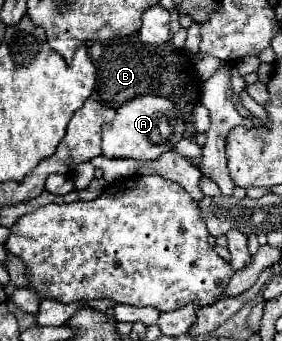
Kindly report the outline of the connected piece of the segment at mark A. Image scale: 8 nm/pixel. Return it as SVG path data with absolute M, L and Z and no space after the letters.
M139 96L117 108L117 116L103 126L103 156L155 160L183 138L185 122L171 100L161 96Z

